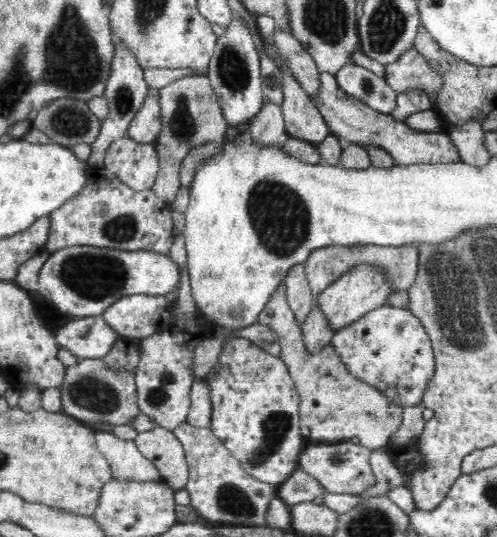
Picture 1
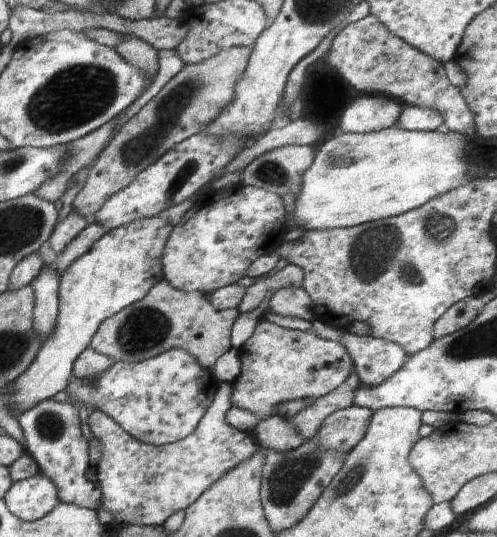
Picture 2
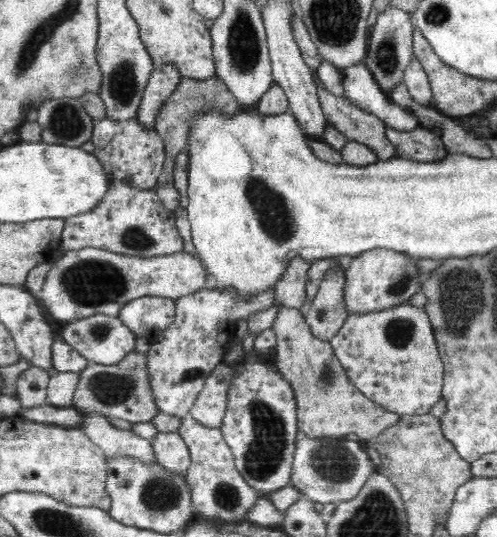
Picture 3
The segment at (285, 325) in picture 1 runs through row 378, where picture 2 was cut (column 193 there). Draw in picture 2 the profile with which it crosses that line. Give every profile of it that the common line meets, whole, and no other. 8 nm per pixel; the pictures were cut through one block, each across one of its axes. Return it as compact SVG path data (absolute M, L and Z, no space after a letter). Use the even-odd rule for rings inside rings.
M162 279L142 300L102 321L89 348L109 356L114 362L125 363L148 360L170 349L184 349L205 373L212 373L216 359L232 347L231 328L239 314L237 308L218 310L206 294L176 290Z

